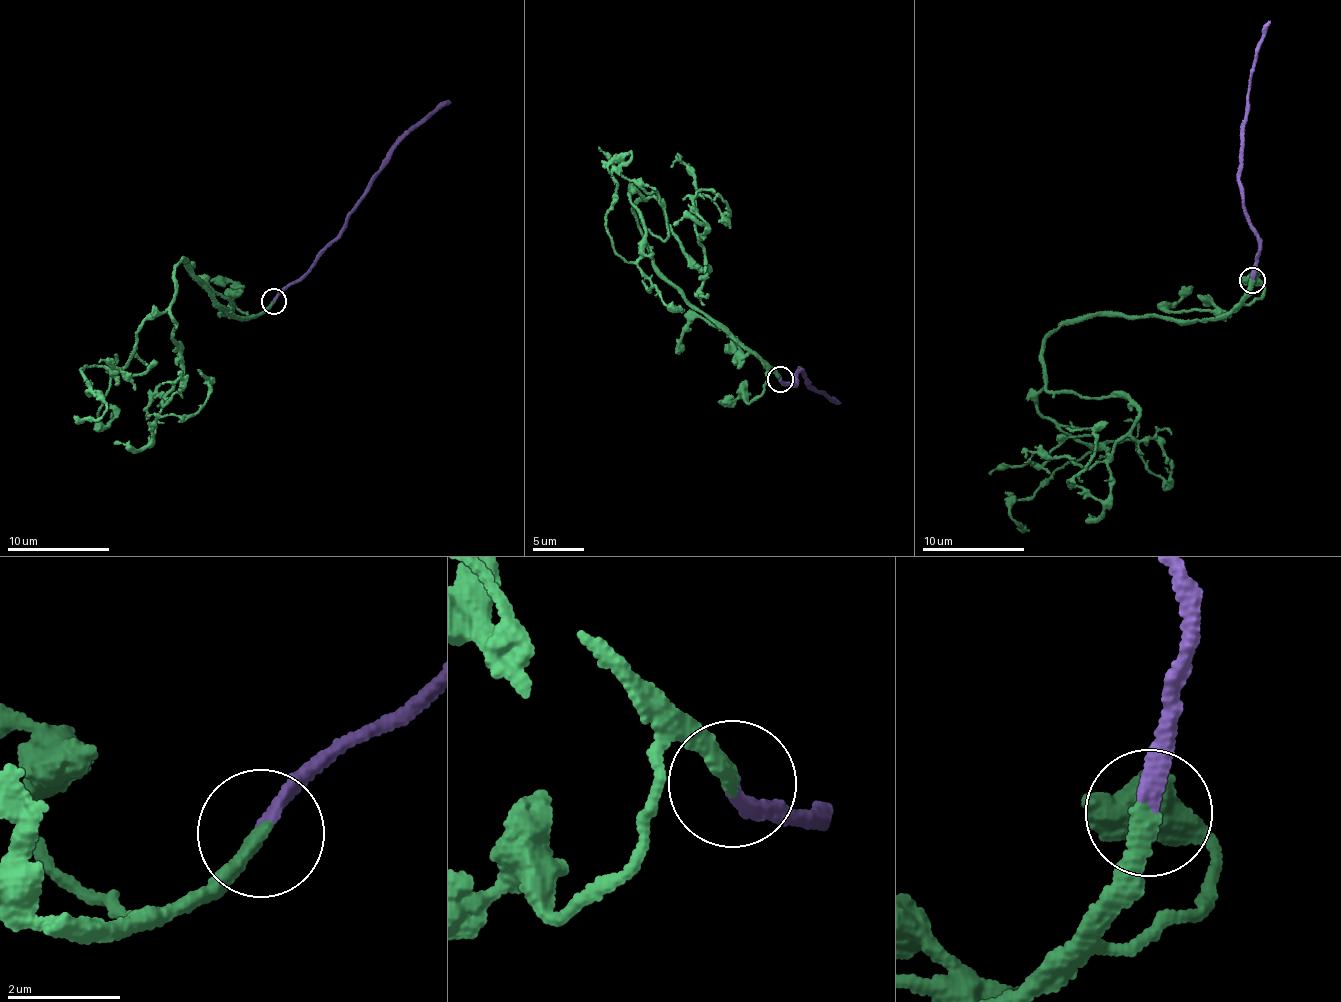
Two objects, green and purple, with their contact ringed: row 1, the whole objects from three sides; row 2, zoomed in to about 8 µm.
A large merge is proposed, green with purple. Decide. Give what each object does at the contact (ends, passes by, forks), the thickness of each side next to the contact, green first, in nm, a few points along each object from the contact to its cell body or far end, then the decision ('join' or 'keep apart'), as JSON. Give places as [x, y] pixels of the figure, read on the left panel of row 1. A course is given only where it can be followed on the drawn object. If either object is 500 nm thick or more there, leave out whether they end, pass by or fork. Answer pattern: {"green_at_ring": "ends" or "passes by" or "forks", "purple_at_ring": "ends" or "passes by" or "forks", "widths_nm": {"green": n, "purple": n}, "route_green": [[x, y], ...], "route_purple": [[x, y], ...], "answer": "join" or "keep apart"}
{"green_at_ring": "ends", "purple_at_ring": "ends", "widths_nm": {"green": 320, "purple": 240}, "route_green": [[273, 301], [218, 309], [184, 258], [183, 376], [153, 439], [208, 395], [197, 368]], "route_purple": [[273, 301], [337, 238], [386, 154], [452, 102]], "answer": "join"}

